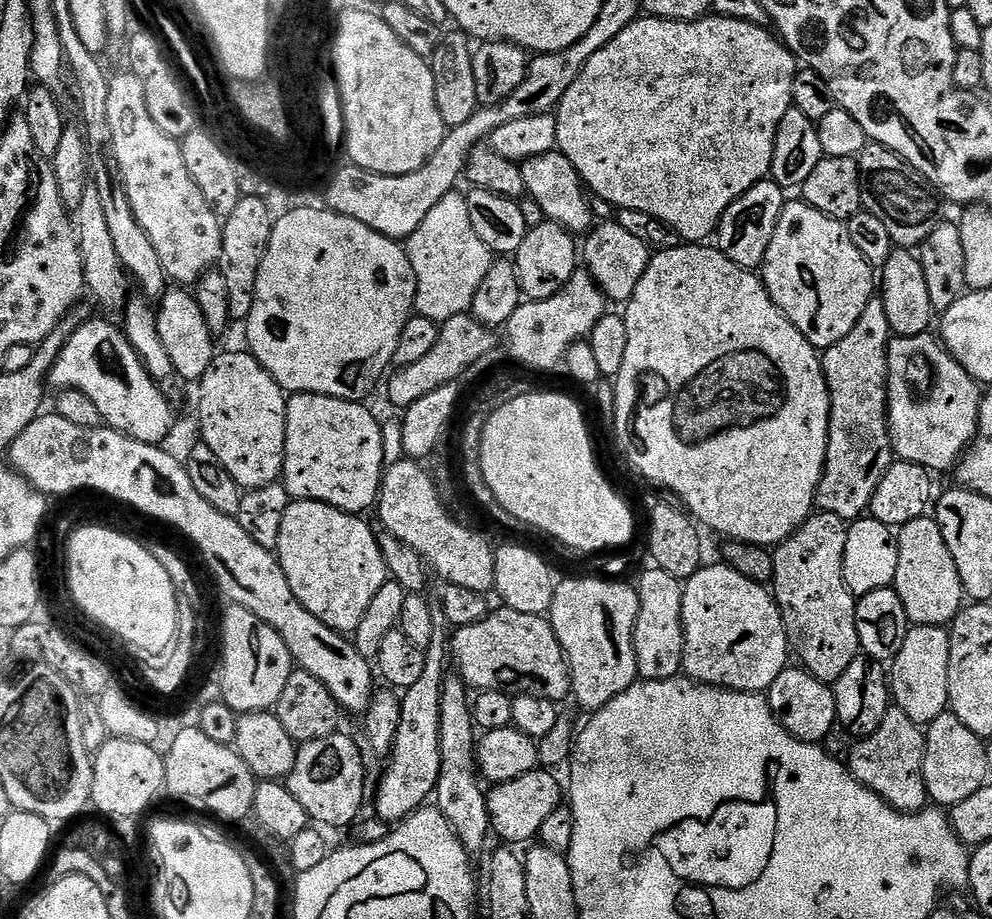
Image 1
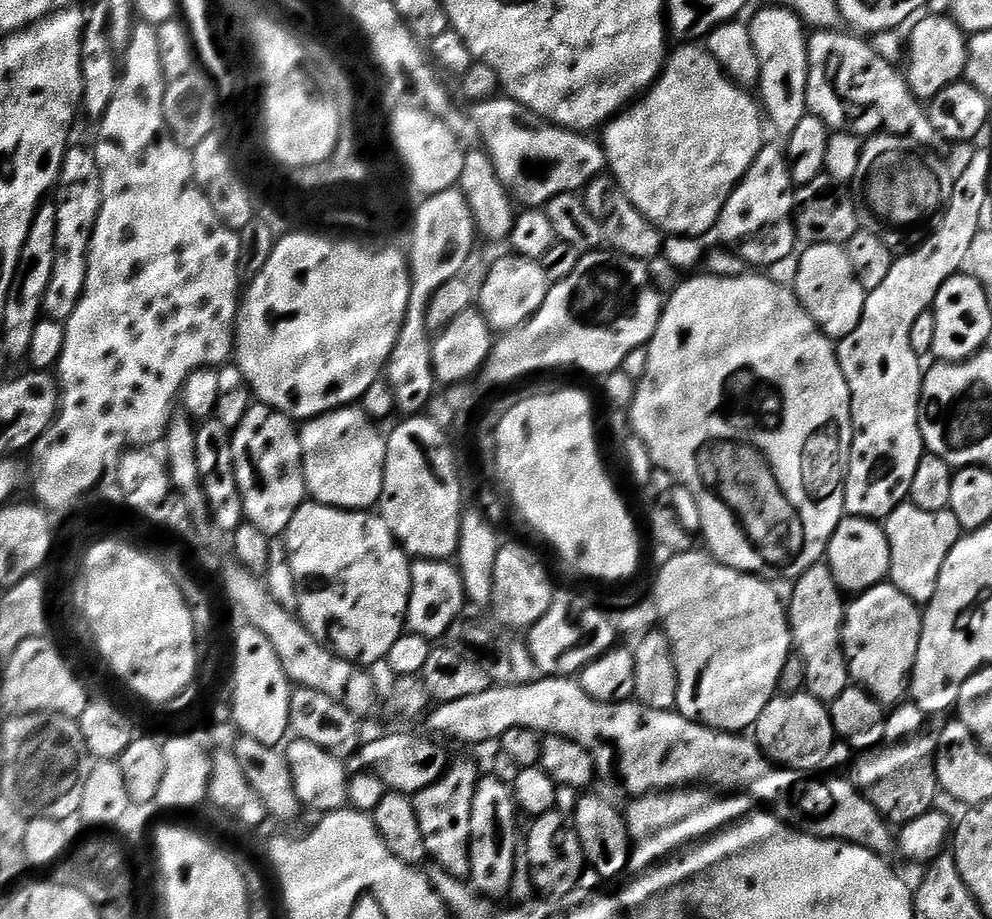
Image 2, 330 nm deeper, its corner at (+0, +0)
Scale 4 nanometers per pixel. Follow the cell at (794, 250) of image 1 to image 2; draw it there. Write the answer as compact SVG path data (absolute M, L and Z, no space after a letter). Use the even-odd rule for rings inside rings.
M836 243L809 244L803 251L794 283L797 300L825 336L839 338L850 334L861 320L868 292L856 275L847 247Z

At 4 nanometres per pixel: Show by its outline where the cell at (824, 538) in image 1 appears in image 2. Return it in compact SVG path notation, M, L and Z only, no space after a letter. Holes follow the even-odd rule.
M824 562L810 566L810 570L803 572L791 588L788 622L792 626L795 651L805 660L806 690L814 698L831 702L842 694L842 690L850 687L848 657L844 654L845 597Z

